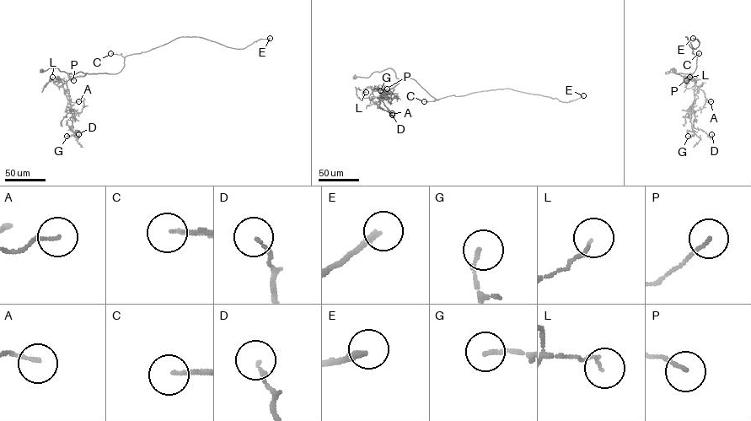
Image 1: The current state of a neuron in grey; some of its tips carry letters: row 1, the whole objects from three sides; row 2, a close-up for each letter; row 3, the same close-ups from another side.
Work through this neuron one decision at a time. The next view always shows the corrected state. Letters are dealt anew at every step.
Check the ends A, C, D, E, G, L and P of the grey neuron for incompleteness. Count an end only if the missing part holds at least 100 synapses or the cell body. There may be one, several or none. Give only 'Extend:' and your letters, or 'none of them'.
Extend: C, E

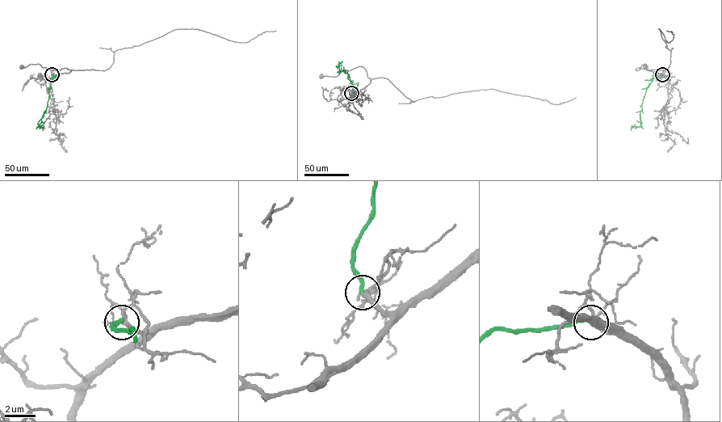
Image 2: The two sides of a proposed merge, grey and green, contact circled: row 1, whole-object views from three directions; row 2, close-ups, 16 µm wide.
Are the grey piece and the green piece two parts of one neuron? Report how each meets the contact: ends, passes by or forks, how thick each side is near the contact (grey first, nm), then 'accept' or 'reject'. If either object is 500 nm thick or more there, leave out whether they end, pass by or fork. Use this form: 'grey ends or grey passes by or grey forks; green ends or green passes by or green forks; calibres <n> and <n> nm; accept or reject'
grey forks; green ends; calibres 200 and 260 nm; accept

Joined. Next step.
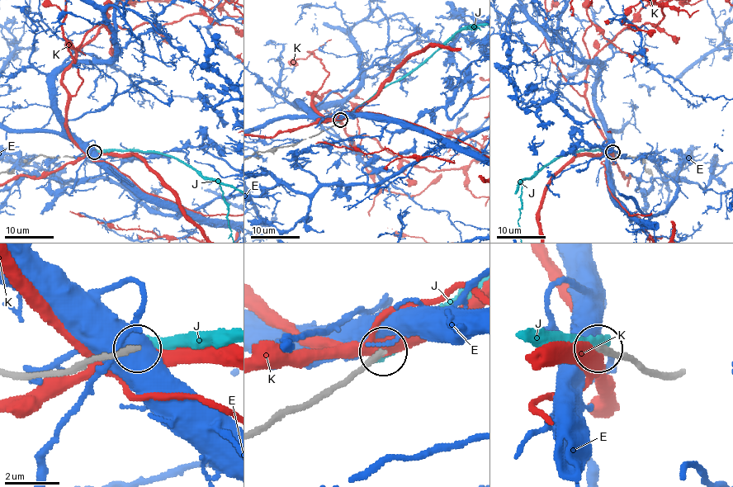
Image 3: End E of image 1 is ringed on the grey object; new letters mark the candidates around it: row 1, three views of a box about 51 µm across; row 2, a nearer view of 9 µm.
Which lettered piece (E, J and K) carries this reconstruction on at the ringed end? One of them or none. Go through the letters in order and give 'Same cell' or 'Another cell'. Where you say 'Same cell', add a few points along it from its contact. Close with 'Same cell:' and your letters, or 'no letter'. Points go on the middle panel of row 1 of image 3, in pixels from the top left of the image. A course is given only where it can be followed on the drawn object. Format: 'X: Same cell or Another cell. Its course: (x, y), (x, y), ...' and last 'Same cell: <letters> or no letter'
E: Another cell
J: Another cell
K: Another cell
Same cell: no letter

